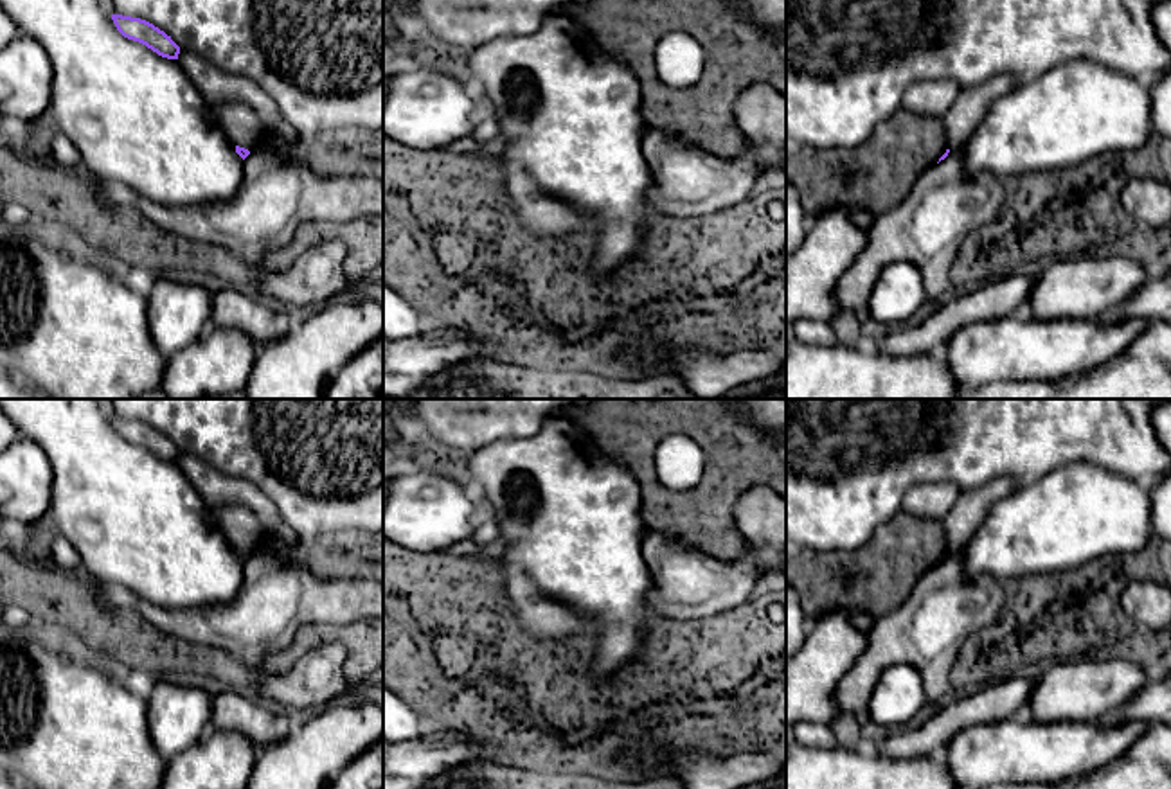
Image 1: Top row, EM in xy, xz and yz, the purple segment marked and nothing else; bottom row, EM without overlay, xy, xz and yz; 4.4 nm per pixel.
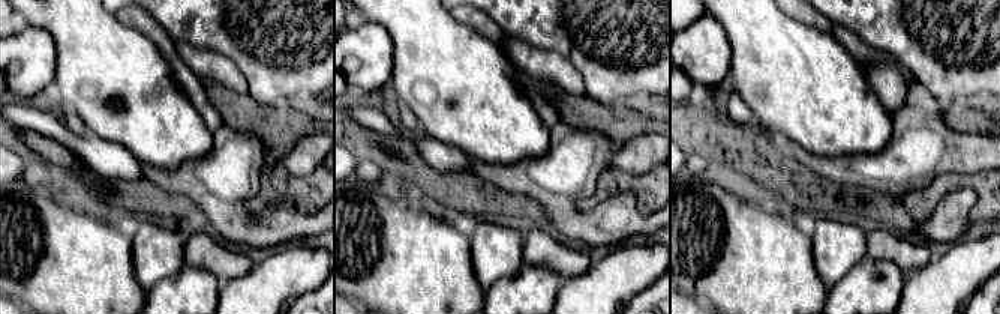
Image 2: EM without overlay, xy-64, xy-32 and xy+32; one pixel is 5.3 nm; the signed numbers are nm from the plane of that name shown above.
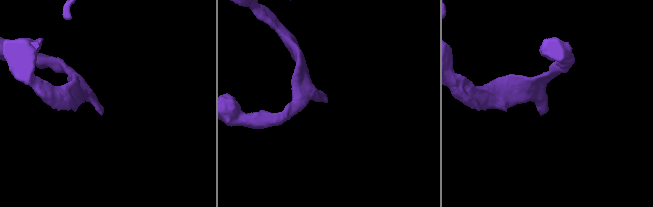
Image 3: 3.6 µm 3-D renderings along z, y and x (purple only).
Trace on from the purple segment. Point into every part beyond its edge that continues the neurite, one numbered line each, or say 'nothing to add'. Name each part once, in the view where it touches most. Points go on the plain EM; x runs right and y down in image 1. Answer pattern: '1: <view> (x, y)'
nothing to add

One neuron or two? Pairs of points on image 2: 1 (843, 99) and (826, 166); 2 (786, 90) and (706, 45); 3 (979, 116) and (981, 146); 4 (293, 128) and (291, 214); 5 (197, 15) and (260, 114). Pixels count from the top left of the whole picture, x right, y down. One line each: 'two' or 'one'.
1: two
2: two
3: two
4: two
5: two

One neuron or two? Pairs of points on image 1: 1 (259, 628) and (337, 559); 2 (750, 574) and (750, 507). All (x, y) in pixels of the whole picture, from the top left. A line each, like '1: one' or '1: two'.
1: two
2: one

